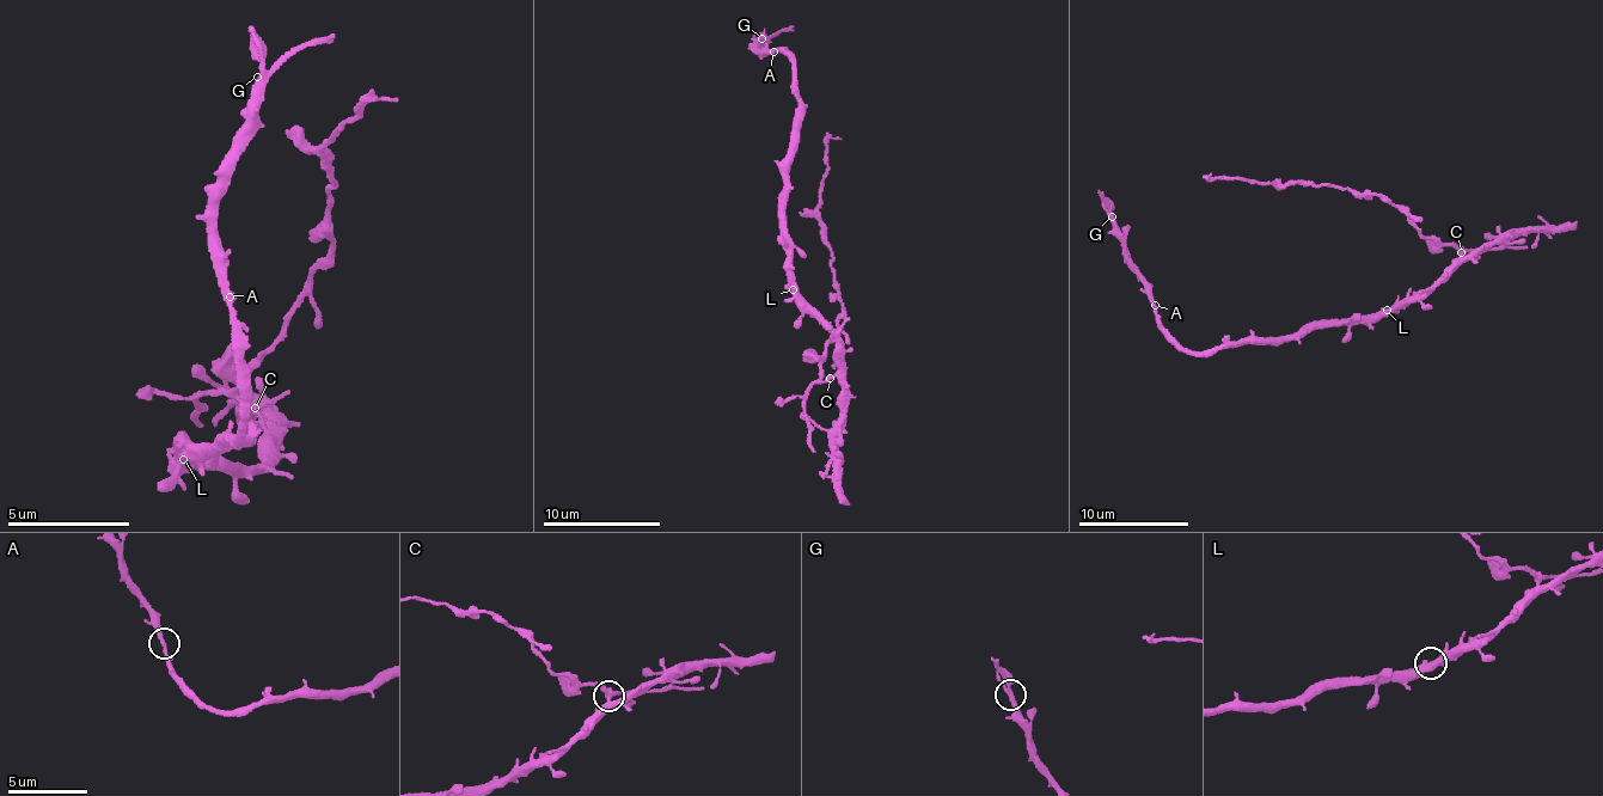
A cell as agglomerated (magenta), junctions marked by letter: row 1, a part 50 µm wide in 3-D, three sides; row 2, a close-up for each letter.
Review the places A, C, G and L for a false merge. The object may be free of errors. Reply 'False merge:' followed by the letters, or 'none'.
False merge: C

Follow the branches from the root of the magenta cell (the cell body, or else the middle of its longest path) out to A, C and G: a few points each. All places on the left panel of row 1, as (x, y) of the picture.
A: (191, 467), (183, 470), (190, 440), (206, 449), (219, 432), (239, 440), (248, 423), (249, 363), (228, 297)
C: (191, 467), (189, 471), (209, 463), (239, 476), (263, 459), (268, 446), (262, 427), (268, 423), (254, 409)
G: (191, 467), (190, 440), (206, 449), (219, 432), (239, 440), (248, 423), (249, 363), (214, 221), (257, 77)

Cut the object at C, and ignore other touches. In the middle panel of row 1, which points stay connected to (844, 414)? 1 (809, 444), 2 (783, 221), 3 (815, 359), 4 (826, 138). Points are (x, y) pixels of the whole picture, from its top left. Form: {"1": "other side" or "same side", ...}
{"1": "other side", "2": "same side", "3": "other side", "4": "other side"}

